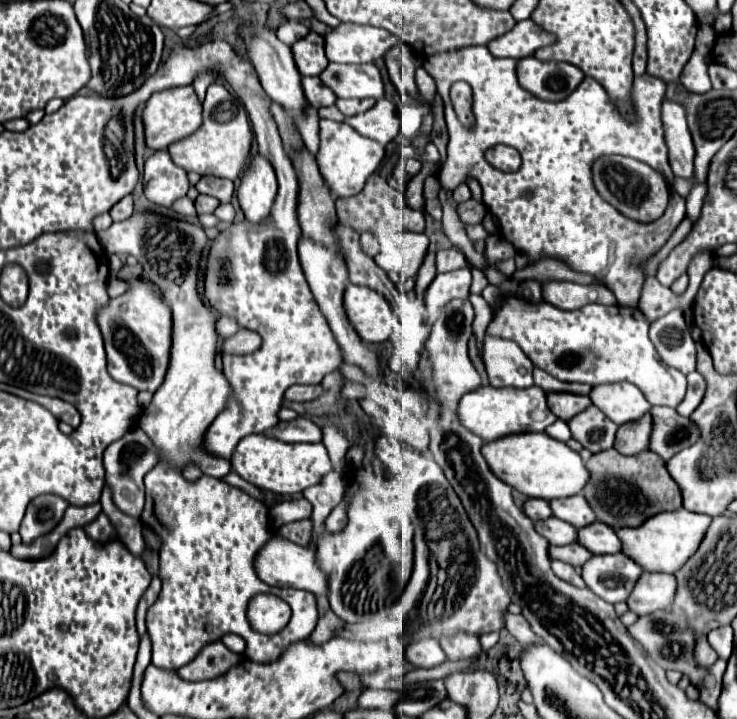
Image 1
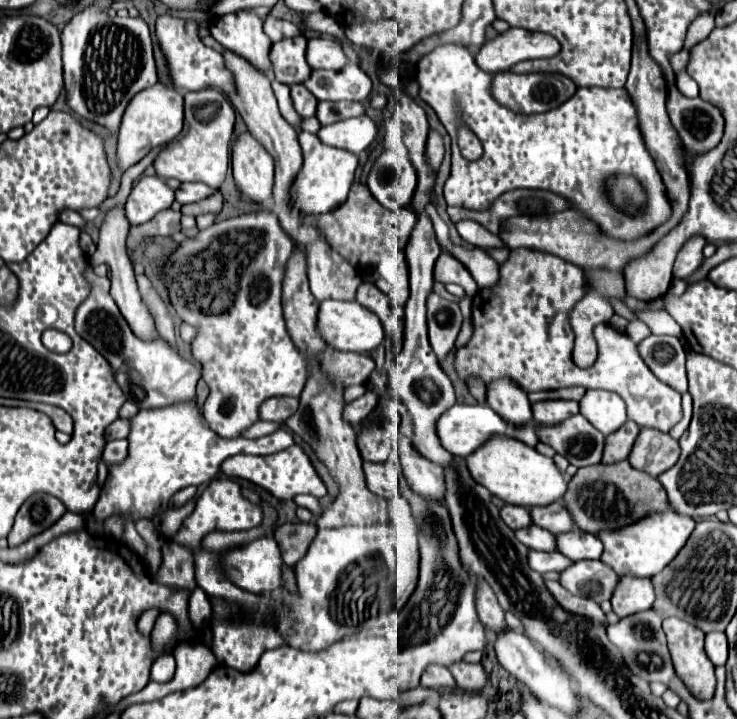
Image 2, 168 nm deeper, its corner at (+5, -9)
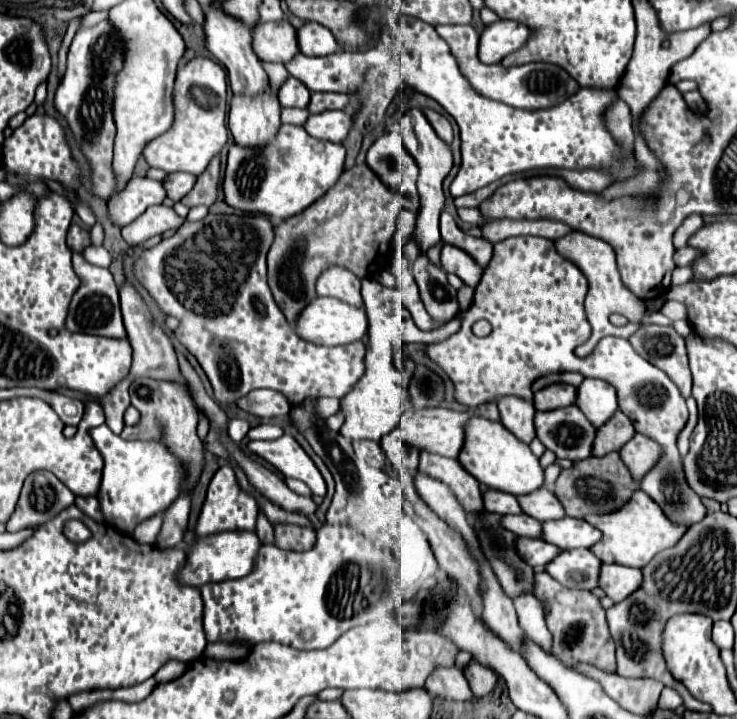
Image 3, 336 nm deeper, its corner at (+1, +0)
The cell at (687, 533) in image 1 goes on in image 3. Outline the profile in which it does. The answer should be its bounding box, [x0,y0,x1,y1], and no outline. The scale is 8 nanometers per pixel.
[584,490,686,568]

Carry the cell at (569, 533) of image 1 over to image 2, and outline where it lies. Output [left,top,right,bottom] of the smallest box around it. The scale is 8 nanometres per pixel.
[516,525,556,551]

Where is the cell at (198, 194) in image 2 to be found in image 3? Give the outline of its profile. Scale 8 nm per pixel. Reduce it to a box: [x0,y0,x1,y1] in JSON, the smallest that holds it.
[162,172,196,202]

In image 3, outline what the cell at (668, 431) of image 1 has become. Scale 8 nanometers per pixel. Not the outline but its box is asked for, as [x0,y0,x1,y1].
[620,434,660,480]

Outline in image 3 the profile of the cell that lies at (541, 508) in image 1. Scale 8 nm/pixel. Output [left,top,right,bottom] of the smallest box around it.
[482,490,520,514]

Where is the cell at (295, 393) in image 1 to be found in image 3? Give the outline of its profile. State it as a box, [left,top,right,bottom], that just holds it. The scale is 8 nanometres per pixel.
[236,390,290,418]

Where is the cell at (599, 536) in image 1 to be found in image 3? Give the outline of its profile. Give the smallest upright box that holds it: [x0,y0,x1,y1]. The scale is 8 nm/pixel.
[542,516,602,550]

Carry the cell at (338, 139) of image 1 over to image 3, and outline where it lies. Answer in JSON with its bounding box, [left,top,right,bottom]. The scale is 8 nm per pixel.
[222,124,344,222]

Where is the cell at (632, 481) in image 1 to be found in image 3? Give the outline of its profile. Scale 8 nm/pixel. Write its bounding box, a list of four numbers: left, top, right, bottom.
[556,452,638,518]

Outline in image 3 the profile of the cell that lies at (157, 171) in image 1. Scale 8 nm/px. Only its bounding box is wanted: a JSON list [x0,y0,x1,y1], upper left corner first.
[108,178,166,228]

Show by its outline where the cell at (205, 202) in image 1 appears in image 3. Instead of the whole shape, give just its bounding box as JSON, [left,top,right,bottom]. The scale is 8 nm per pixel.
[180,156,220,208]

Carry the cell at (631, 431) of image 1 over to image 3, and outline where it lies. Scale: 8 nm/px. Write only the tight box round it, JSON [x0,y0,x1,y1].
[592,410,634,456]

